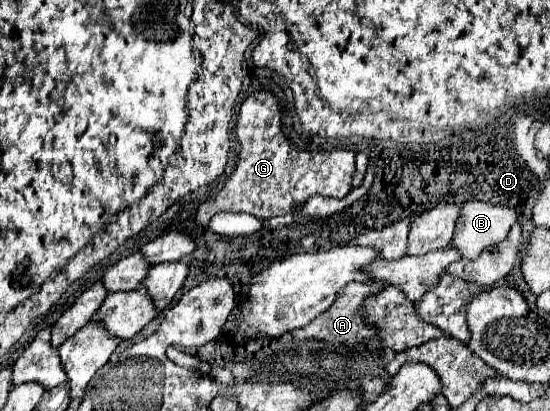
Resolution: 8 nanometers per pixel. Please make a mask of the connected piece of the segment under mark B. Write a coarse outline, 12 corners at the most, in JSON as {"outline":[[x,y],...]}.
{"outline":[[467,201],[453,245],[475,259],[507,239],[517,211]]}

